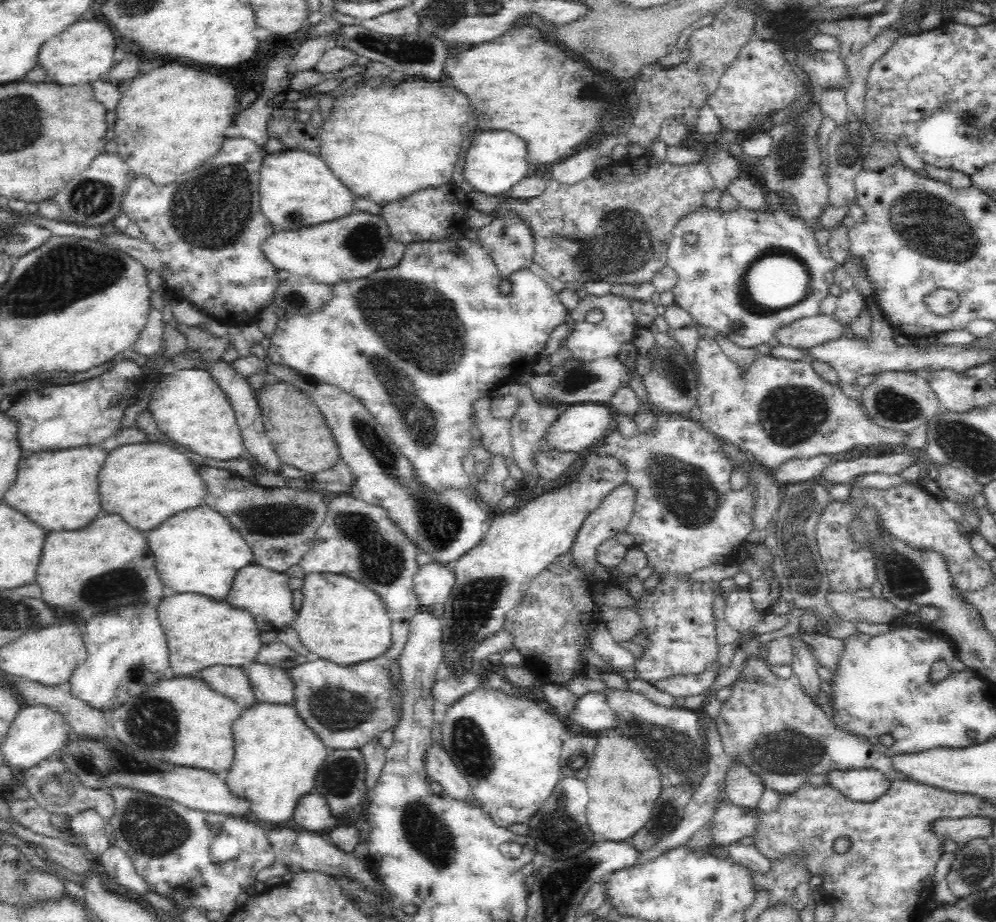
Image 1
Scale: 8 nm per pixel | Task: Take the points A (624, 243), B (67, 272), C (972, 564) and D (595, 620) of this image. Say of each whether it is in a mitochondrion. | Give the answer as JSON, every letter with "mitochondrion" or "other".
{"A":"mitochondrion","B":"mitochondrion","C":"other","D":"other"}

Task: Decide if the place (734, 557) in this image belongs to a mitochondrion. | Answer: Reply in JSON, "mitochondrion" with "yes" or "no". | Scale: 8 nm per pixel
{"mitochondrion":"no"}

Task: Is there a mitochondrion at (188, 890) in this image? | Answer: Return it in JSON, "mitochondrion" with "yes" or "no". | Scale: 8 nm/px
{"mitochondrion":"no"}

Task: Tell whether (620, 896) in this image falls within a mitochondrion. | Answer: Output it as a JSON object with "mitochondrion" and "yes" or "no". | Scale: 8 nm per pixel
{"mitochondrion":"no"}

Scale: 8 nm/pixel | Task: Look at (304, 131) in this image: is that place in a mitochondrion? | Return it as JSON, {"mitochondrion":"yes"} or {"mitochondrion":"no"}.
{"mitochondrion":"no"}

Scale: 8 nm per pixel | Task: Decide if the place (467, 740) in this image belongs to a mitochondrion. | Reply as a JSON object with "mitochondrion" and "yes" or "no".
{"mitochondrion":"yes"}

